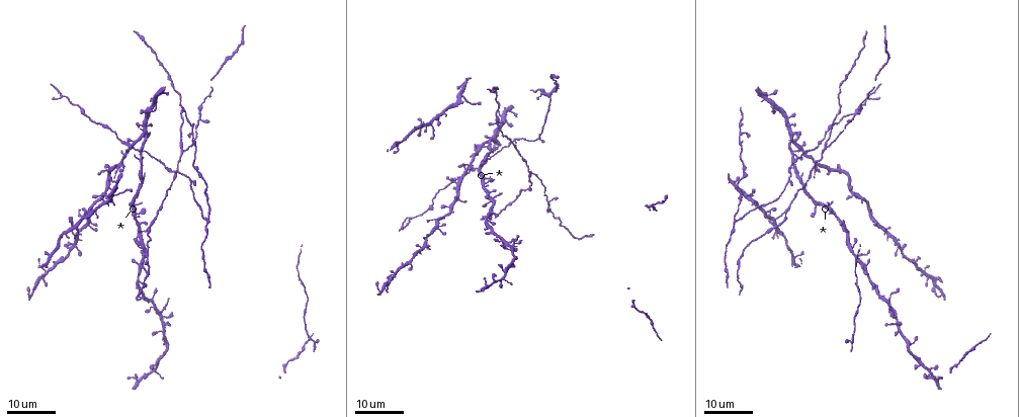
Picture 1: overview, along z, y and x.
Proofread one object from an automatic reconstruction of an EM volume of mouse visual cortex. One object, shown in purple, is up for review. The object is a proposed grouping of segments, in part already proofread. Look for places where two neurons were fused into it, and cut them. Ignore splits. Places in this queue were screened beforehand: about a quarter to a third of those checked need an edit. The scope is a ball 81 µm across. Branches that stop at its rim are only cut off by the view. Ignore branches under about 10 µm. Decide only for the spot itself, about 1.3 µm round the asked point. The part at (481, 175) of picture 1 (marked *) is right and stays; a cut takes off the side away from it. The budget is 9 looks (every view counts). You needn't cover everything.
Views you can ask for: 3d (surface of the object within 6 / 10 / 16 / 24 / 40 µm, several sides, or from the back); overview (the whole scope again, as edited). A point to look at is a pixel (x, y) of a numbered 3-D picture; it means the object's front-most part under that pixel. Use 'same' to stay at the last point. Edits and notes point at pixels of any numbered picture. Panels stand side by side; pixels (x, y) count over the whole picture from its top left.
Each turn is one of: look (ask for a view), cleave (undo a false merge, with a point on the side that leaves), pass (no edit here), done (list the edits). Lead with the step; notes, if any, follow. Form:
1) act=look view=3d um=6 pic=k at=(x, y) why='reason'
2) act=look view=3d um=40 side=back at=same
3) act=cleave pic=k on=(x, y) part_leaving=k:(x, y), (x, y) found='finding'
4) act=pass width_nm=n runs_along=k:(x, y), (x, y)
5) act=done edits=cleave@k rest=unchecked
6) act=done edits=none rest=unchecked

act=look view=3d um=24 pic=1 at=(767, 229)

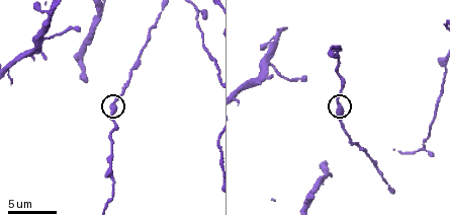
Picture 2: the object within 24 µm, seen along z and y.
act=look view=3d um=6 pic=2 at=(336, 111)

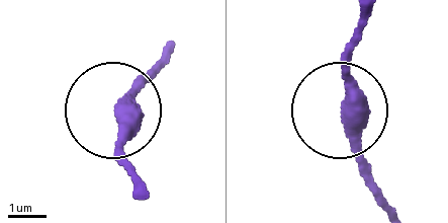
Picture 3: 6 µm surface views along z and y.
act=pass width_nm=430 found='continuous, no second neuron'

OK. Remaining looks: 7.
act=look view=3d um=16 pic=1 at=(168, 340)

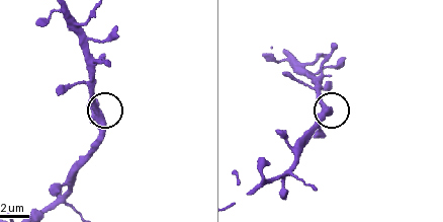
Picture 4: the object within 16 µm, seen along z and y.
act=look view=3d um=6 pic=4 at=(323, 105) why='closer look'

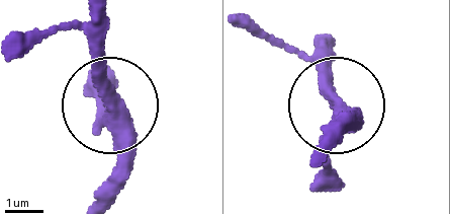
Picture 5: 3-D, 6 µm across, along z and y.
act=pass arms=3 runs_along=5:(91, 10), (91, 69), (120, 137), (120, 192) found='one neuron here'

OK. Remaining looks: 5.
act=look view=3d um=24 pic=1 at=(154, 370) why='four arms meet'

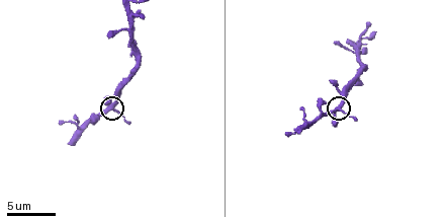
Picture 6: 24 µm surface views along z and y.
act=look view=3d um=10 pic=6 at=(337, 110)

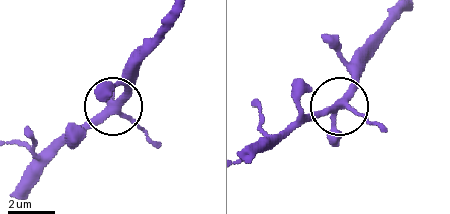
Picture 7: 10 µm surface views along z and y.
act=pass runs_along=7:(401, 11), (351, 92), (300, 125) found='one neuron here'

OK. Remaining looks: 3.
act=look view=3d um=16 pic=1 at=(142, 135)

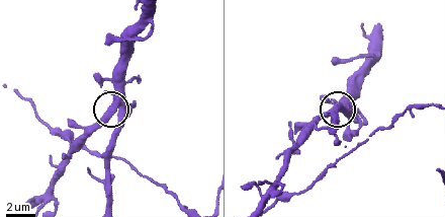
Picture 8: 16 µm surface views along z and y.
act=look view=3d um=10 pic=8 at=(111, 108)

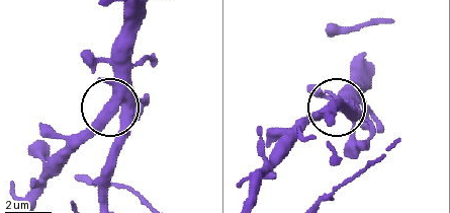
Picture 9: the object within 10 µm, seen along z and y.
act=pass width_nm=390 found='continuous, no second neuron'

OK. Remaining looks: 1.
act=done edits=none rest=unchecked

